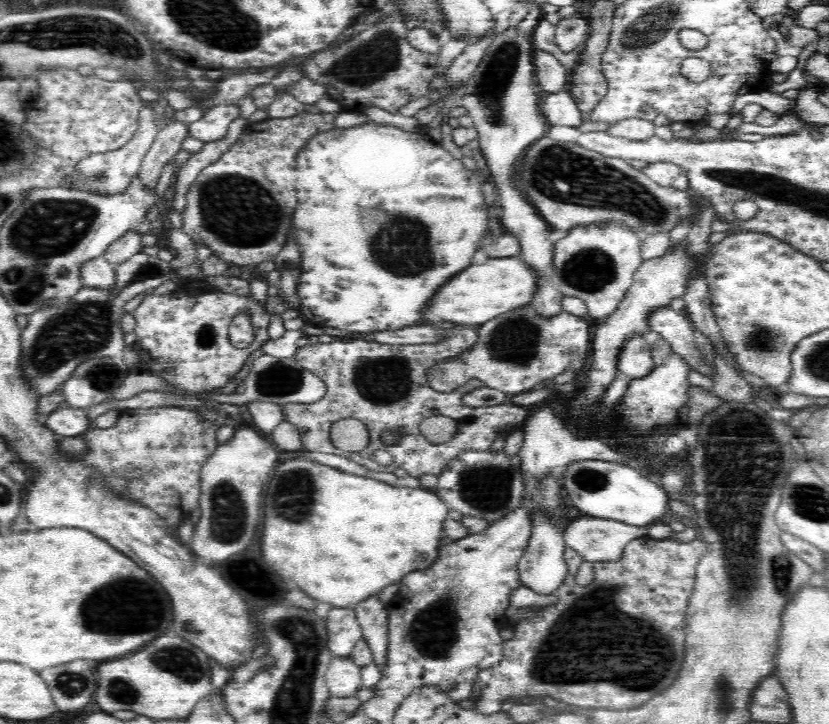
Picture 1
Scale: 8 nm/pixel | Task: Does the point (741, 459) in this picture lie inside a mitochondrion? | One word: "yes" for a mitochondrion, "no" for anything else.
yes

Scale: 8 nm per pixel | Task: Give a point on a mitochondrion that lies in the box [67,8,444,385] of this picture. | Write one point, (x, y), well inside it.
(235, 208)

